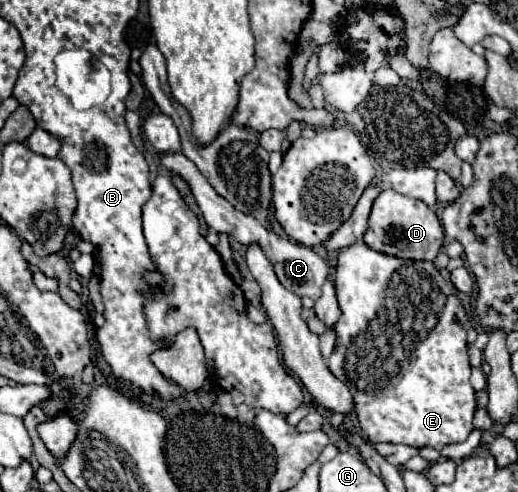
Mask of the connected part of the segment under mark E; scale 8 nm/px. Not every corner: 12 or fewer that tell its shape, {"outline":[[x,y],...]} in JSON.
{"outline":[[340,251],[328,369],[372,441],[474,429],[470,319],[432,261]]}

